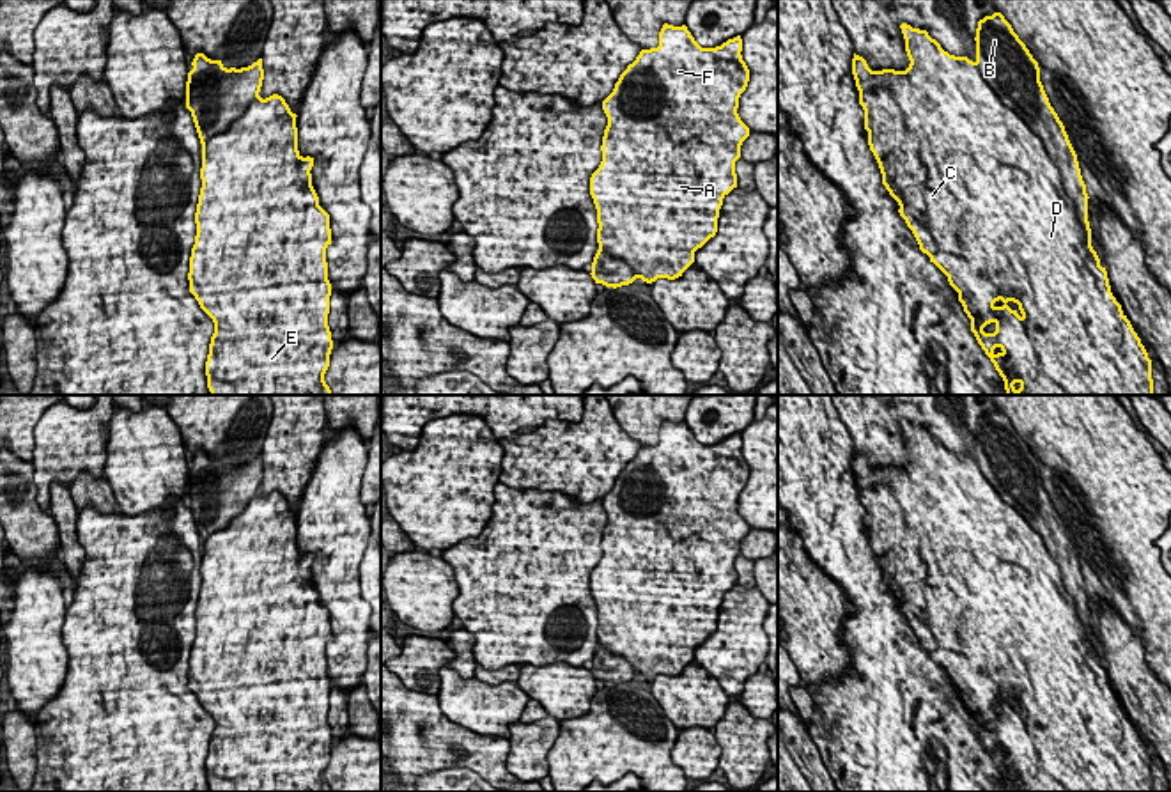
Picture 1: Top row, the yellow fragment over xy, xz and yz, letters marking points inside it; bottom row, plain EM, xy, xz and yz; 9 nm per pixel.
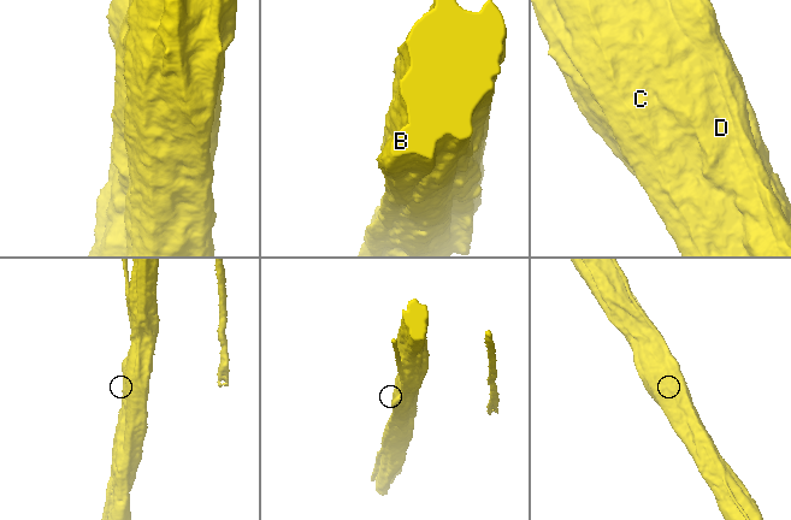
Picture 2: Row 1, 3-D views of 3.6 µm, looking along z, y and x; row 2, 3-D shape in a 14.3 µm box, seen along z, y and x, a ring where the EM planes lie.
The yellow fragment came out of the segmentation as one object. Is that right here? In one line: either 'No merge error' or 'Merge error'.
No merge error

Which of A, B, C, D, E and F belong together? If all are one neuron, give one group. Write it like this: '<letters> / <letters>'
A B C D E F

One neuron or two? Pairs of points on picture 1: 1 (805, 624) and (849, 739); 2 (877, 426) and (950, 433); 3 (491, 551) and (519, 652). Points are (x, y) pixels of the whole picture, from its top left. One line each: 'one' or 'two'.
1: two
2: one
3: one

